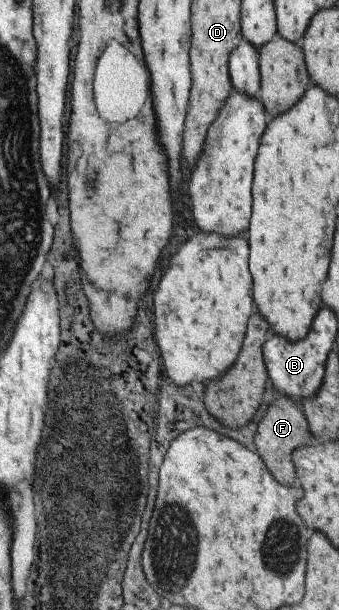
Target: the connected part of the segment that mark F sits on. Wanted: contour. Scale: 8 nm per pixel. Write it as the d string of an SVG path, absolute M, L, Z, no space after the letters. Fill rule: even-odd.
M278 396L259 419L253 441L262 463L266 465L270 475L282 485L292 485L294 481L294 469L290 461L294 449L314 443L303 410L299 411L298 405L286 396Z

